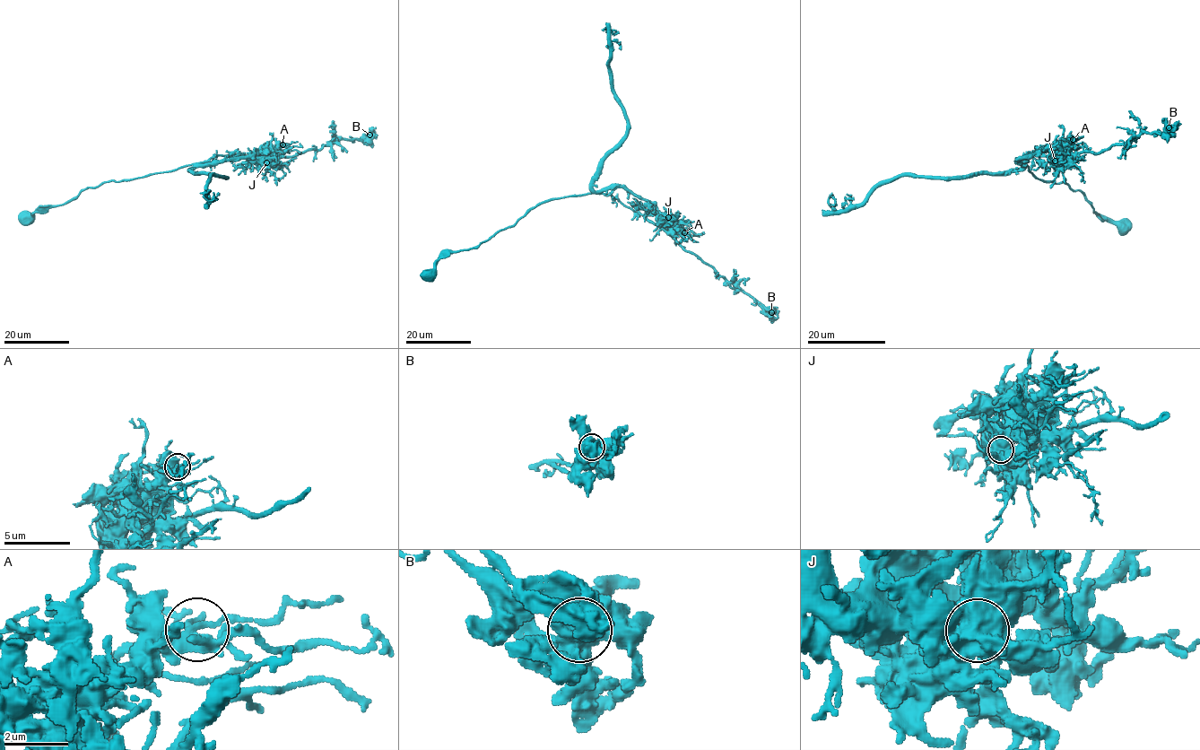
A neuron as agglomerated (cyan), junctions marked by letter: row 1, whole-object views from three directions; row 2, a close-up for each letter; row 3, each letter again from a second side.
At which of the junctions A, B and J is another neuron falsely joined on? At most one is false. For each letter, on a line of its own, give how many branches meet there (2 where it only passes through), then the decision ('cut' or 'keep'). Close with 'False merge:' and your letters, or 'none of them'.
A: 4 | keep
B: 3 | keep
J: 4 | cut
False merge: J

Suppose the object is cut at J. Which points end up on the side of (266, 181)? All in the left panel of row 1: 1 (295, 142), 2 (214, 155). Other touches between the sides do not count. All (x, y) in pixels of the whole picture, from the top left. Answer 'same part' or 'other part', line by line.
1: other part
2: other part

